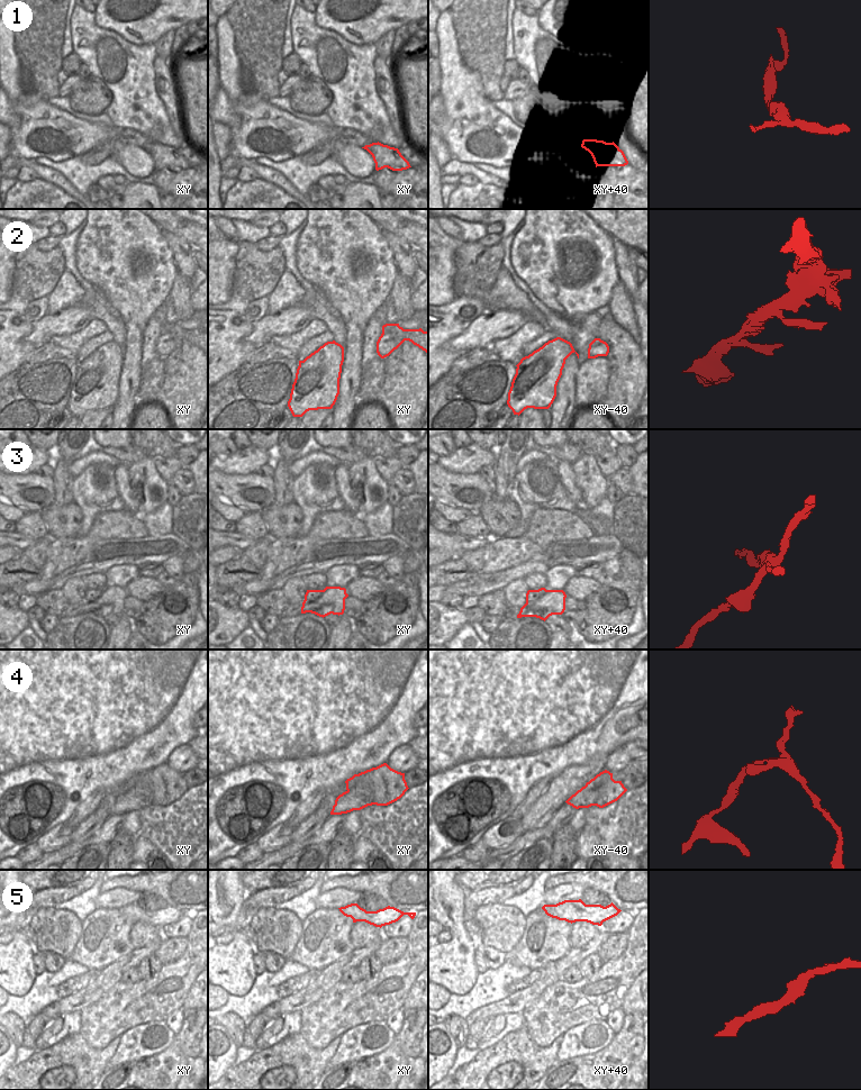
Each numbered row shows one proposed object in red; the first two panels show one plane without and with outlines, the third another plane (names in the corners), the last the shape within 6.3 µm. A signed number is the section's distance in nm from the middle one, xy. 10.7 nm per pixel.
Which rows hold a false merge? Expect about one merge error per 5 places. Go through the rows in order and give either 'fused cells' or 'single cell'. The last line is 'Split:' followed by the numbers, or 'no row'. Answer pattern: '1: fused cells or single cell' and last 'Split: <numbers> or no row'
1: single cell
2: single cell
3: fused cells
4: fused cells
5: single cell
Split: 3, 4

